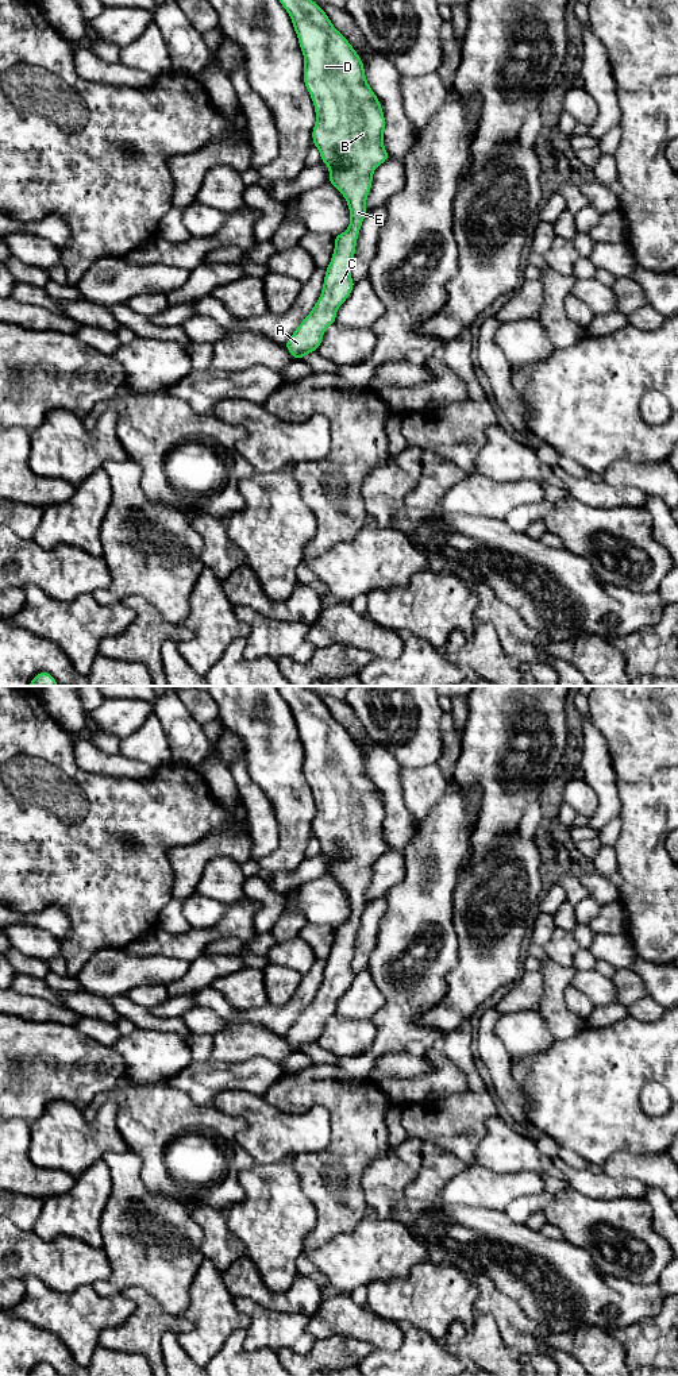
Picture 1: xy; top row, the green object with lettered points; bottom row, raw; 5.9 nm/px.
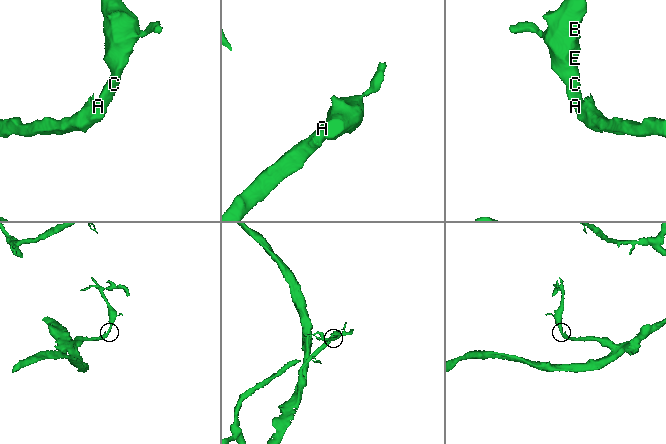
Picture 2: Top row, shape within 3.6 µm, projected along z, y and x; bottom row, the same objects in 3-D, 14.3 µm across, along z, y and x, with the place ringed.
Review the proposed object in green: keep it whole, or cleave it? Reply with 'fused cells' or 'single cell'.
single cell

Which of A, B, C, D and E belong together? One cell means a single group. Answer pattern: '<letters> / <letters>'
A B C D E

